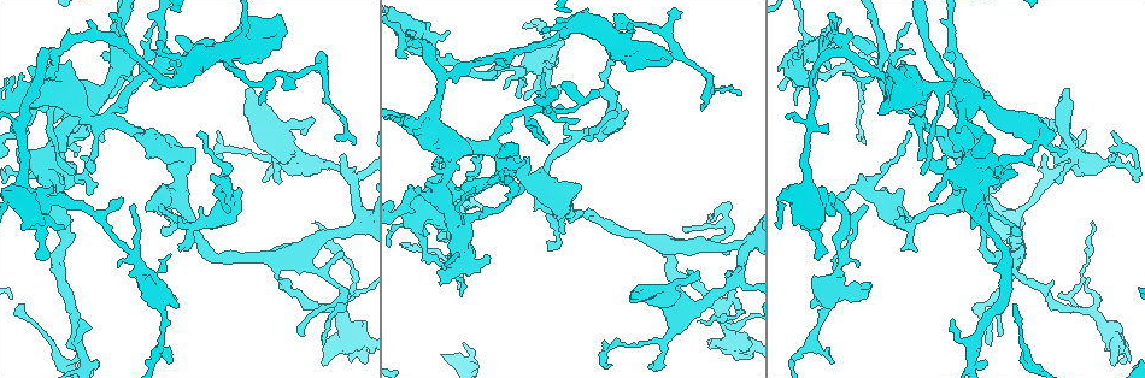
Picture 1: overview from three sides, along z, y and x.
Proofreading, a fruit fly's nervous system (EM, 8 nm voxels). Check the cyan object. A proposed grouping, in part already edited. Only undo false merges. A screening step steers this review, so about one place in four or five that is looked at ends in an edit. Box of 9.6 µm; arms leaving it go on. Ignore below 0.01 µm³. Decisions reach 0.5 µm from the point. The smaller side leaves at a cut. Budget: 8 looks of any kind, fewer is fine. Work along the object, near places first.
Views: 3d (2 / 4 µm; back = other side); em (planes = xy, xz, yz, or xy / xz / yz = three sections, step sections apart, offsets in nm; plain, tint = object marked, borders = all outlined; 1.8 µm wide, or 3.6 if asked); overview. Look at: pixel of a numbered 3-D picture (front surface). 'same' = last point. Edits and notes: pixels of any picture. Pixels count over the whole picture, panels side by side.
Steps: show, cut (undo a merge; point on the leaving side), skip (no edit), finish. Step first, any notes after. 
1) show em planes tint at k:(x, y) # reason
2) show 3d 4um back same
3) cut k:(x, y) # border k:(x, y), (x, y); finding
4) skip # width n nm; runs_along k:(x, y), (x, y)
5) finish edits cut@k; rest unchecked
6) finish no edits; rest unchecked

show em 3.6um planes tint at 1:(69, 90) # thick turns thin

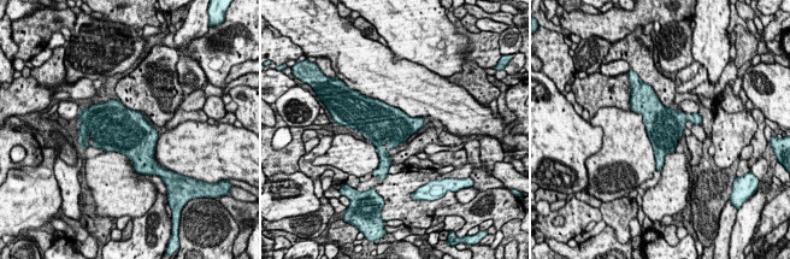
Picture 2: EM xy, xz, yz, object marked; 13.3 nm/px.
skip # width 480 nm; one cell here

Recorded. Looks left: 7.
show 3d 2um back at 1:(912, 225) # sudden change in width

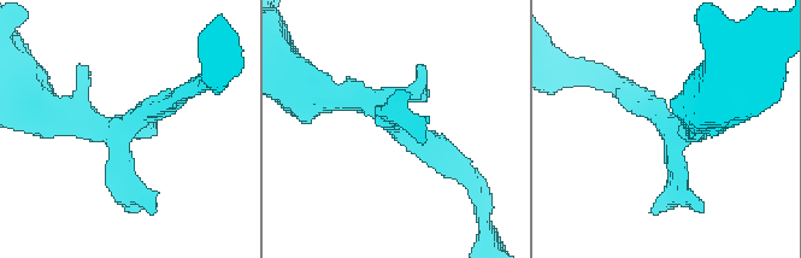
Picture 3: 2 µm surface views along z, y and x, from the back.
show em planes tint at 3:(122, 131) # shape alone is not enough

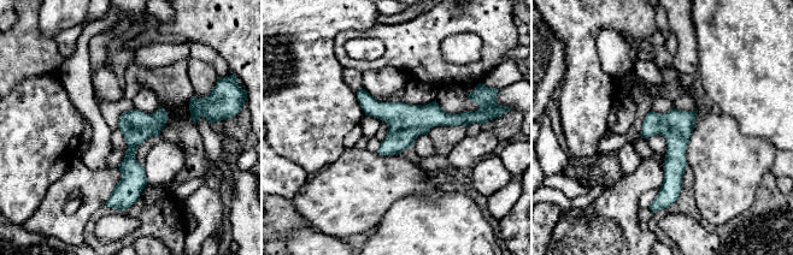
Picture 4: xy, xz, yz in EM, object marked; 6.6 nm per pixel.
skip # runs_along 4:(359, 94), (401, 118), (468, 114); continuous, no second cell

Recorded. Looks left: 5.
show em xy step 4 tint at 1:(812, 123) # arms part here

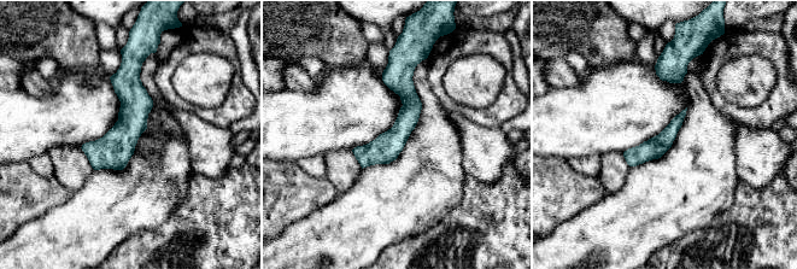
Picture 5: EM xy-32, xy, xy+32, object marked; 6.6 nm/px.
show em planes tint same # another direction

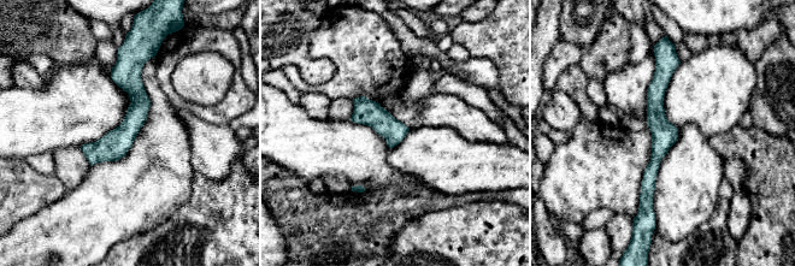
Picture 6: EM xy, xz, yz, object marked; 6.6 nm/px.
skip # one cell here

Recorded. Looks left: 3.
finish no edits; rest unchecked

